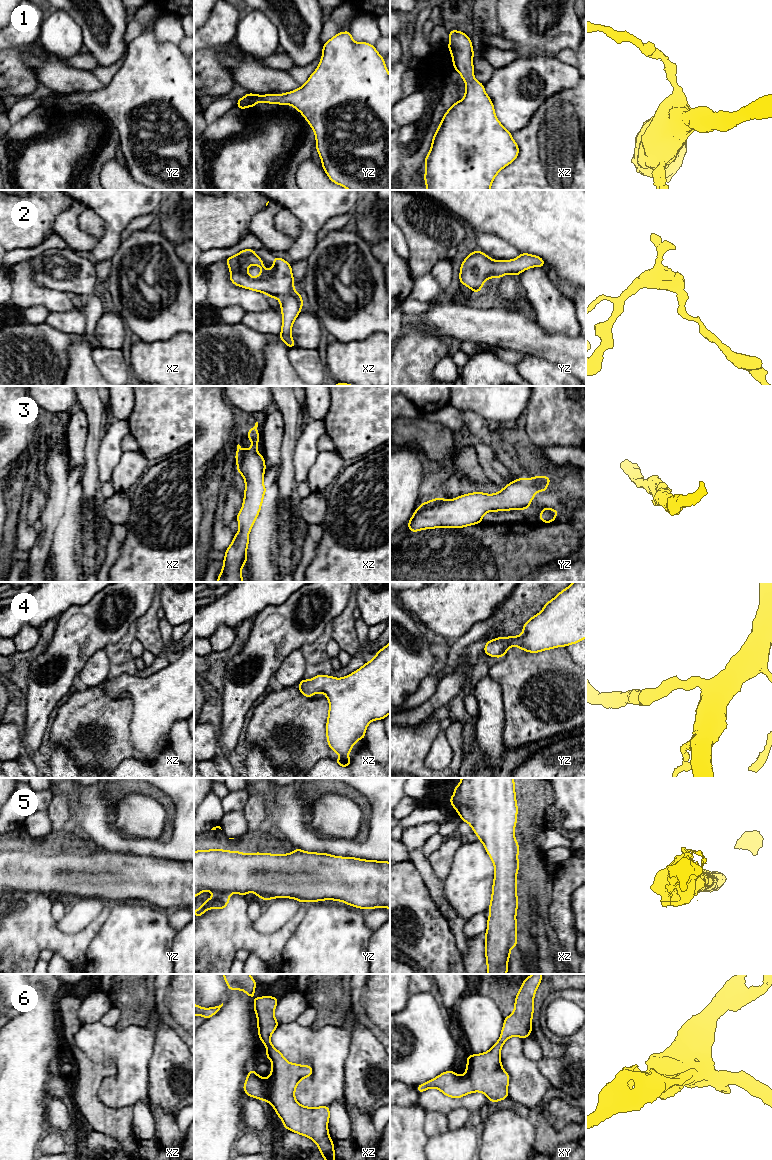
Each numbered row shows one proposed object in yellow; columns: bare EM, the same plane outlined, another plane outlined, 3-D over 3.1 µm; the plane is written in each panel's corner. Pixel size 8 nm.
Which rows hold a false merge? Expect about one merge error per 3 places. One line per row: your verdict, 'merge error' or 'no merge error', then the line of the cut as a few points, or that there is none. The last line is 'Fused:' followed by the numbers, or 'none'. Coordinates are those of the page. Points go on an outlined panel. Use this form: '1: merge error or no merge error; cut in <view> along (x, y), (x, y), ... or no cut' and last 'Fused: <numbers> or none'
1: no merge error; no cut
2: no merge error; no cut
3: no merge error; no cut
4: no merge error; no cut
5: no merge error; no cut
6: no merge error; no cut
Fused: none

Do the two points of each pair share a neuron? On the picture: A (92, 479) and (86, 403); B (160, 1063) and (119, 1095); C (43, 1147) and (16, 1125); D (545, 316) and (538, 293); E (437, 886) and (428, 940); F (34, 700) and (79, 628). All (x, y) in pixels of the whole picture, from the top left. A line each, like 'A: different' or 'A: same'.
A: same
B: different
C: different
D: same
E: different
F: same

